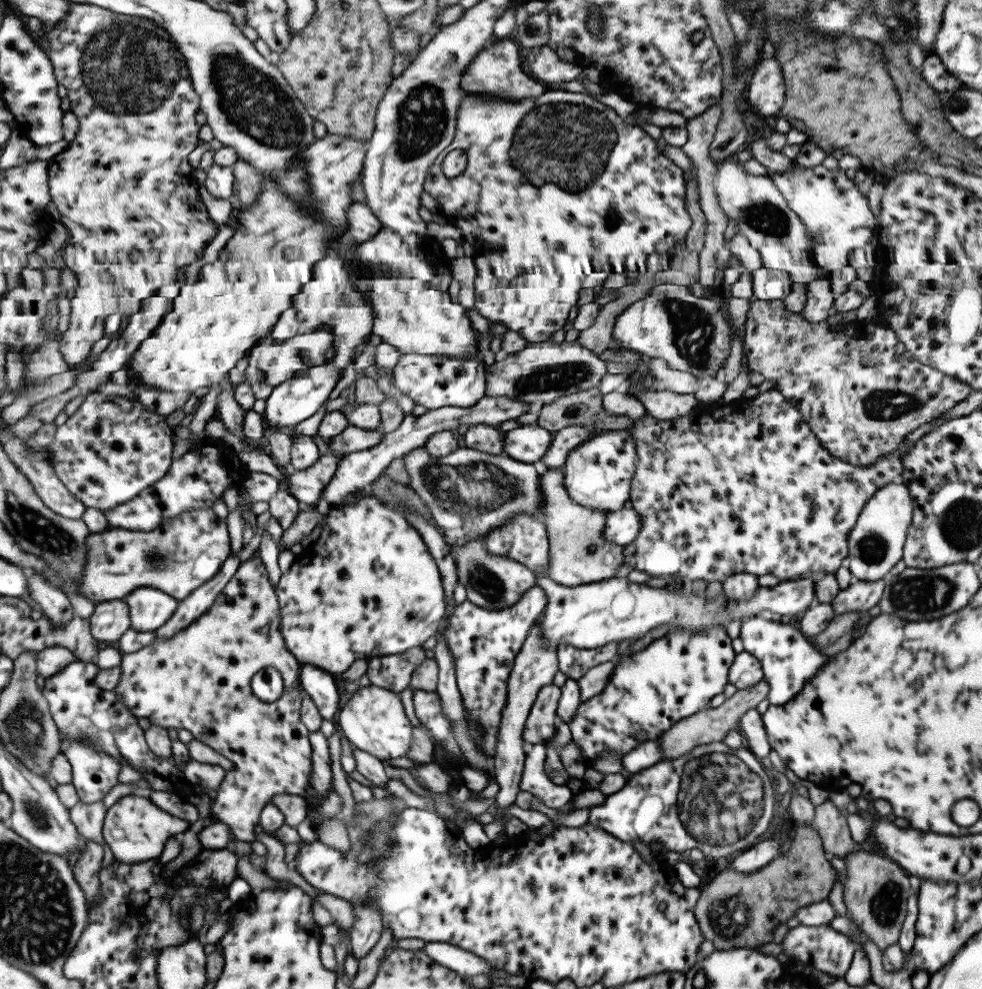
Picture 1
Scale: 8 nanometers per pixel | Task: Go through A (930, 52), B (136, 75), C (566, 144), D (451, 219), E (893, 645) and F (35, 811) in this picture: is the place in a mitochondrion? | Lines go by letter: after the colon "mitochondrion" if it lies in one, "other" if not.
A: other
B: mitochondrion
C: mitochondrion
D: other
E: other
F: mitochondrion

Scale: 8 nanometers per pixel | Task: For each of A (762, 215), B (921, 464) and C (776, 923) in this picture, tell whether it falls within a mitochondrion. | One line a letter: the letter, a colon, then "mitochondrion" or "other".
A: mitochondrion
B: other
C: other

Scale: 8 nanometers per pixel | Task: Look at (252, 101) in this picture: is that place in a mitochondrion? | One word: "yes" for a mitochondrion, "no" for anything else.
yes

